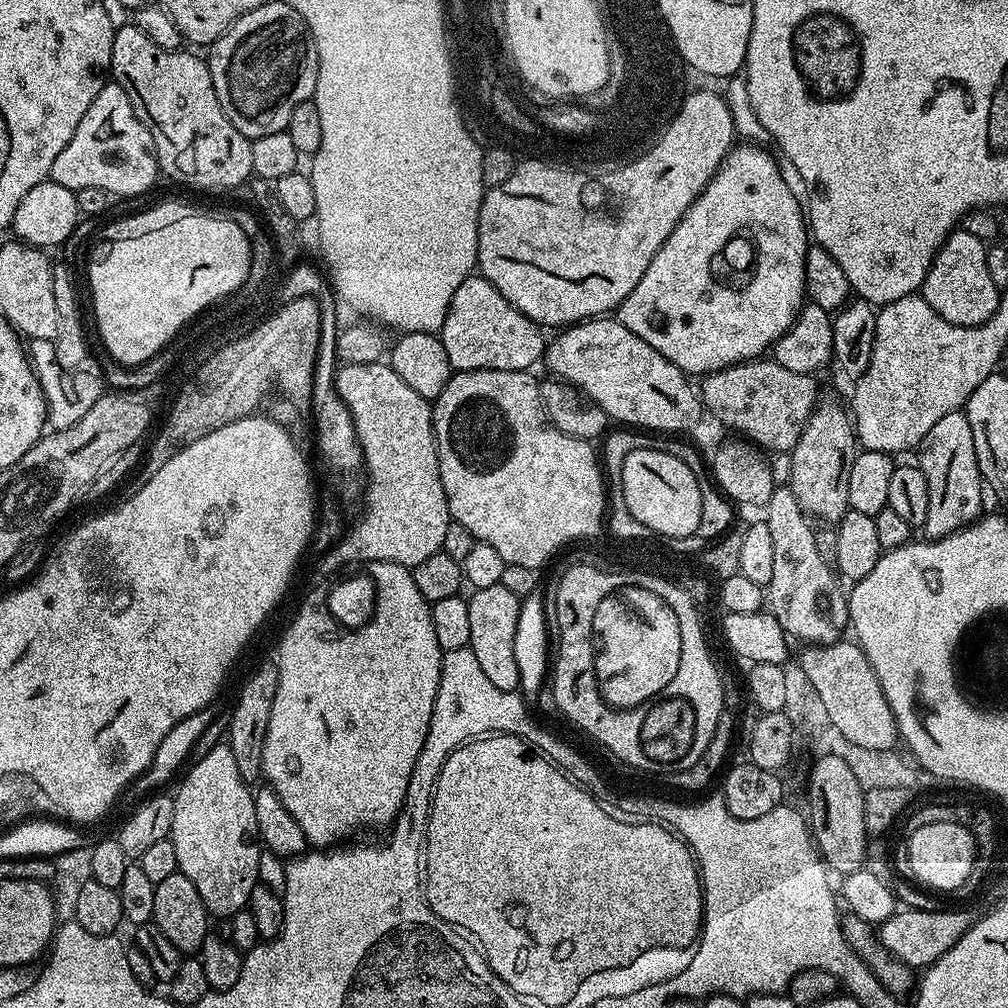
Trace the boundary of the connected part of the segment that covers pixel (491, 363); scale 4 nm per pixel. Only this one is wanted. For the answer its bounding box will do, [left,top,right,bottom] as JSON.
[438,274,546,372]

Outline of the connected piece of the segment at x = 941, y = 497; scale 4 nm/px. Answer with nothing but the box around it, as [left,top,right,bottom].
[918,410,986,542]

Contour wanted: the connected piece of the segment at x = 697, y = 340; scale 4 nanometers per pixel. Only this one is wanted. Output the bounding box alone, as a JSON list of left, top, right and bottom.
[618,143,810,378]

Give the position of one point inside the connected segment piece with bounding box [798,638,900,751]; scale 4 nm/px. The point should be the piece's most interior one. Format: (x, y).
(841, 674)

